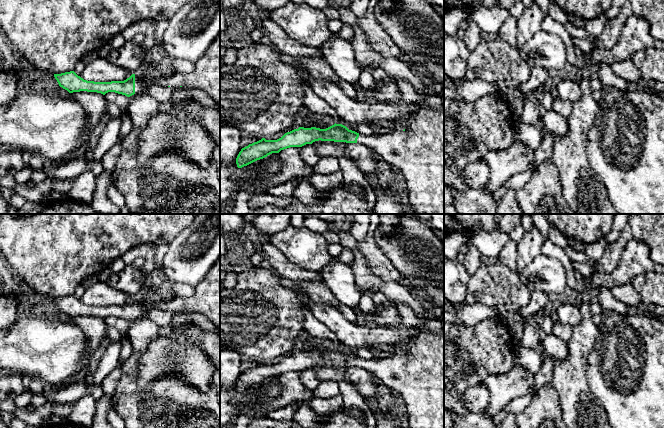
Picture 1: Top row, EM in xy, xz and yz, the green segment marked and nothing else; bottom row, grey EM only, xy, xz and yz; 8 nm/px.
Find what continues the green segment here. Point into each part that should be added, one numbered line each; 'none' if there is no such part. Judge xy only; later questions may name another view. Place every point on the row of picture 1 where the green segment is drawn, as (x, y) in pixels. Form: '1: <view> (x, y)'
1: xy (206, 76)

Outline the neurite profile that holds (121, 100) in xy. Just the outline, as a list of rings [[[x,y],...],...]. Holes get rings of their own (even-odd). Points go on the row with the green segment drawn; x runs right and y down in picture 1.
[[[108,92],[104,96],[105,96],[106,102],[112,102],[112,103],[118,105],[119,107],[125,109],[123,111],[123,113],[121,114],[121,116],[119,117],[121,120],[124,117],[129,115],[128,109],[127,109],[127,107],[128,107],[128,97],[127,96],[118,94],[115,92]]]

